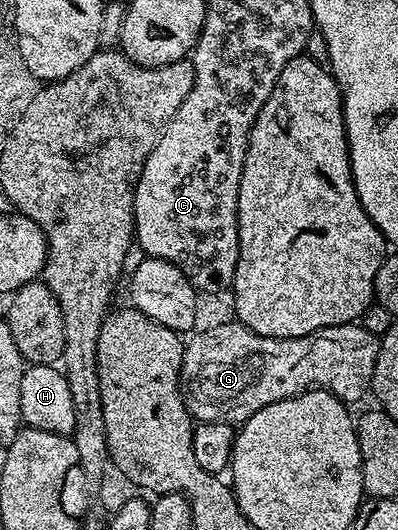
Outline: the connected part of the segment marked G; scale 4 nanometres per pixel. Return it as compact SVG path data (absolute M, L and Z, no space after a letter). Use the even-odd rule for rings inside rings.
M230 322L219 323L200 335L192 334L192 339L186 340L179 374L179 391L192 420L200 423L225 422L242 425L246 419L253 417L253 413L265 409L265 405L273 405L273 401L284 398L288 393L298 392L306 384L303 382L307 378L315 382L312 384L316 388L333 393L348 405L354 405L363 394L366 396L370 392L373 365L377 365L379 339L363 326L346 323L336 327L323 327L319 331L312 331L310 335L301 336L300 339L274 339L253 333L253 329L249 329L244 323Z

